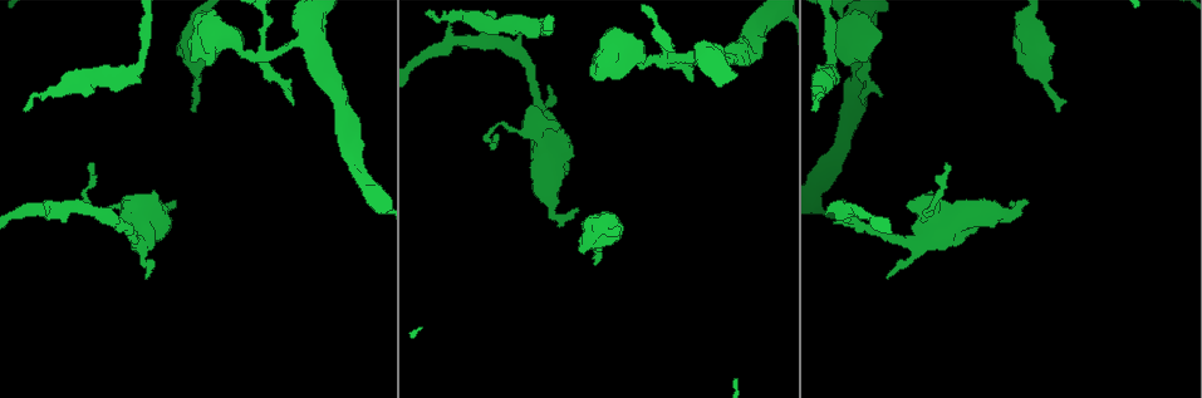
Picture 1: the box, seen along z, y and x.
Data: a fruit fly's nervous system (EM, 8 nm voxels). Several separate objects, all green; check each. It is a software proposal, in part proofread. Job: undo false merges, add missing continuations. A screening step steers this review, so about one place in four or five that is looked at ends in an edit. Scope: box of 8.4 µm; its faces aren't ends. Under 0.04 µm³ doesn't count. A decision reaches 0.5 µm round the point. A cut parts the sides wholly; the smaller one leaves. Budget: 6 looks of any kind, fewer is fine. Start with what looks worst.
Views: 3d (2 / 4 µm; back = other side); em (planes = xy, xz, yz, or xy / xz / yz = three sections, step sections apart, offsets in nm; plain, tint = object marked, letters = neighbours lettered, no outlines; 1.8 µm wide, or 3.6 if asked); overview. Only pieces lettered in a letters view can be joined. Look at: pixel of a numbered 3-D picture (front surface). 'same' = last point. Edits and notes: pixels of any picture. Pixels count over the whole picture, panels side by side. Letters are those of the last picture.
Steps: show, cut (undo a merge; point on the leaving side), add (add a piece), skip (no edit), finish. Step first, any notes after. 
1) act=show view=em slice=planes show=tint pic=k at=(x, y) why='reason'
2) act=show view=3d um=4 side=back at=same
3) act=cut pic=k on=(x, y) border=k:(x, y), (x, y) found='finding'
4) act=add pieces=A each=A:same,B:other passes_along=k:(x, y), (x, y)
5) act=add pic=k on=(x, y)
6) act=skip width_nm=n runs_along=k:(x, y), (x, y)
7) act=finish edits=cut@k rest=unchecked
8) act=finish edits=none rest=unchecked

act=show view=3d um=4 pic=1 at=(260, 58) why='three arms meet'

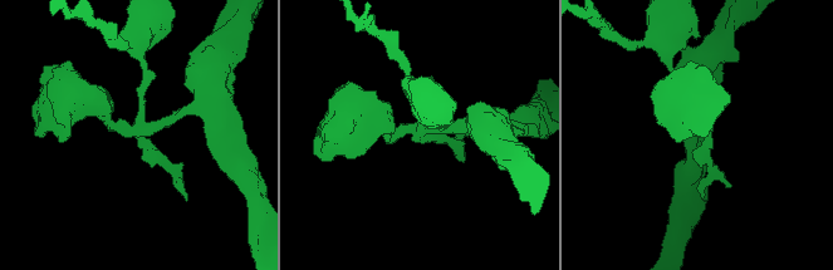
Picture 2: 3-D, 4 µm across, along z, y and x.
act=show view=em slice=yz step=4 show=tint pic=2 at=(420, 127)

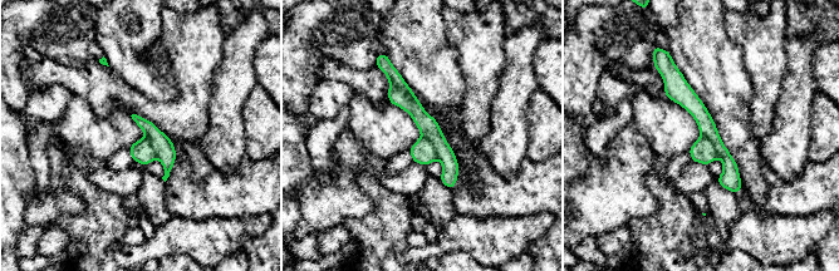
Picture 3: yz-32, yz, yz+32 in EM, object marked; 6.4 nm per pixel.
act=show view=em slice=planes show=letters at=same why='another direction'

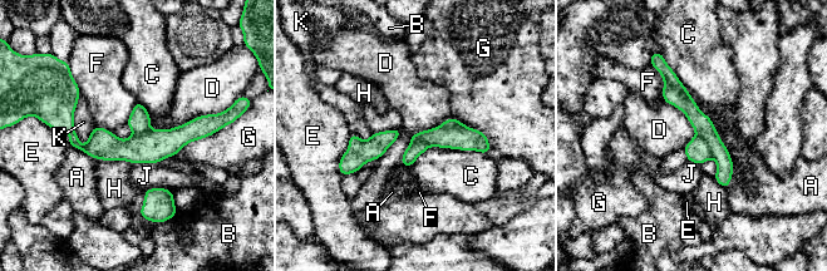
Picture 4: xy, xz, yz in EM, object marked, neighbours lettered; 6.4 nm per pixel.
act=cut pic=4 on=(703, 126) each=A:other,B:other,C:other,D:other,E:other,F:other,G:other,H:other,J:other,K:other part_leaving=4:(663, 70), (717, 146), (724, 183) found='a second neuron is stuck on'

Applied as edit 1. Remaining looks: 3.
act=show view=em slice=yz step=16 show=tint pic=1 at=(1057, 110) why='tapers out'

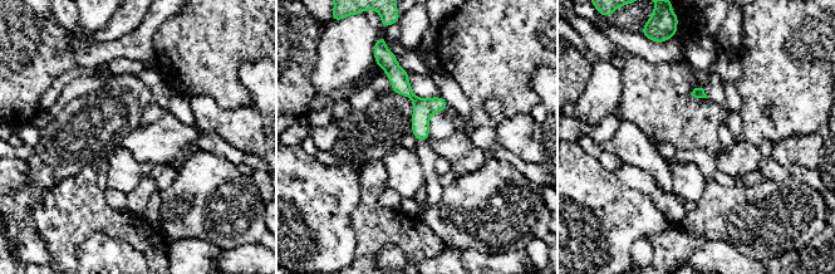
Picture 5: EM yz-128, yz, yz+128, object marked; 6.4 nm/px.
act=show view=em slice=planes show=letters at=same

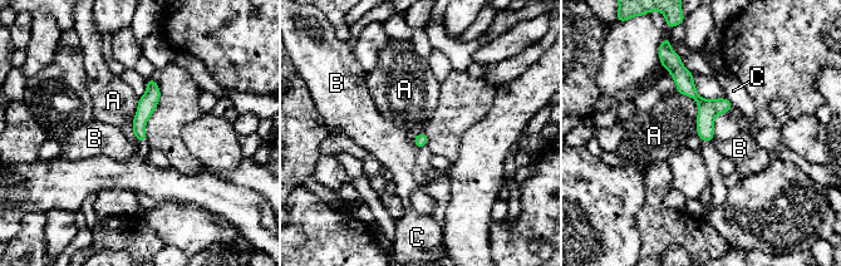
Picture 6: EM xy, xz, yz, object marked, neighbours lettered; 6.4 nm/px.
act=skip each=A:other,B:other,C:other runs_along=6:(675, 65), (706, 107), (707, 138) found='no lettered piece goes on from it'

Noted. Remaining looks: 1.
act=finish edits=cut@4 rest=unchecked

